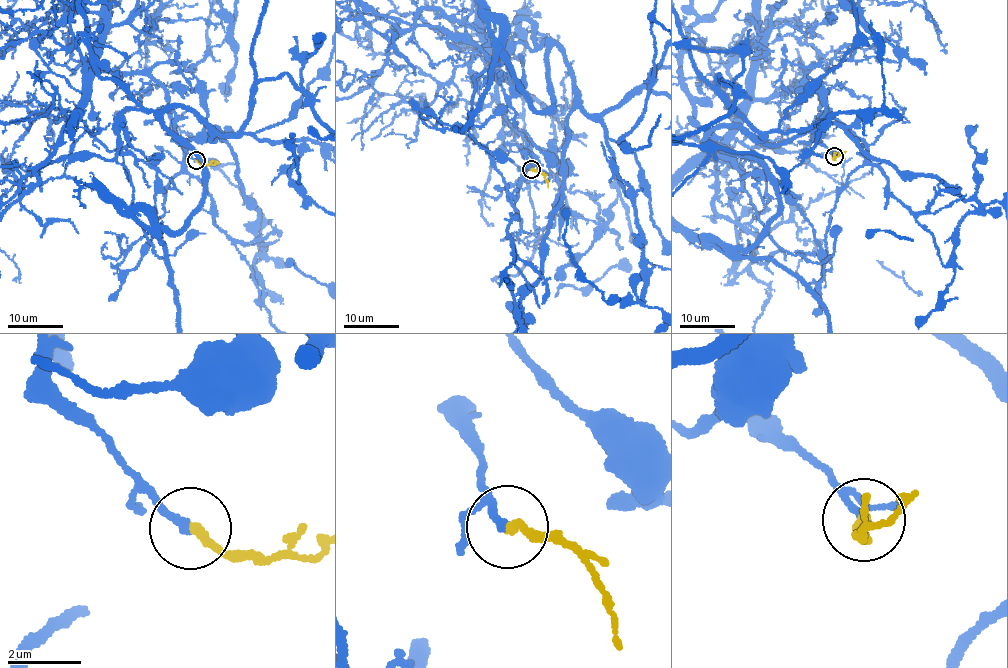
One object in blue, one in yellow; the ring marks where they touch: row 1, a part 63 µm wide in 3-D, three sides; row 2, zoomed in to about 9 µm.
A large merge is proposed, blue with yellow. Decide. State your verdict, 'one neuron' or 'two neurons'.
one neuron

